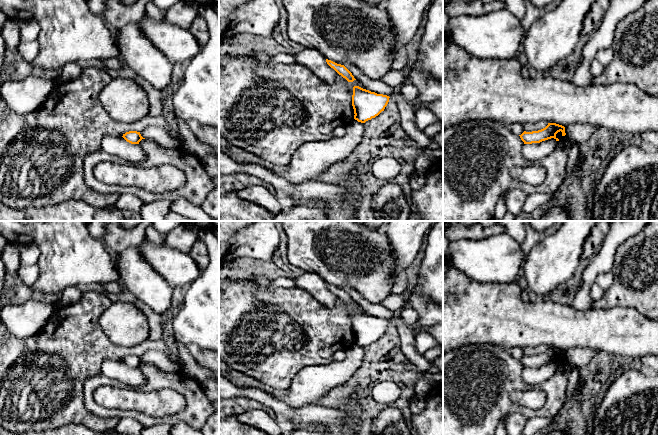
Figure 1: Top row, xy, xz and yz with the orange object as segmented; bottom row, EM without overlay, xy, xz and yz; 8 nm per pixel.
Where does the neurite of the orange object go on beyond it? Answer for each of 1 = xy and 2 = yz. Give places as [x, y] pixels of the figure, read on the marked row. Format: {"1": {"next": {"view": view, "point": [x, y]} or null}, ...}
{"1": {"next": null}, "2": {"next": null}}

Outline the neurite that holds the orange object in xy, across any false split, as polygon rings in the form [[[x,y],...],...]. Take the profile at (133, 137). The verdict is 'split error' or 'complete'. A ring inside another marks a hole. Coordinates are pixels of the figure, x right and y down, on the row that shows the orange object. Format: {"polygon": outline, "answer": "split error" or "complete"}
{"polygon": [[[137,131],[126,132],[122,137],[131,144],[139,144],[142,139],[145,139],[141,136],[140,132]]], "answer": "complete"}

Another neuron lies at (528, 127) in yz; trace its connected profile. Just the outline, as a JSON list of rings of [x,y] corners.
[[[536,122],[536,123],[523,123],[523,129],[526,132],[538,131],[545,128],[548,125],[547,122]]]

